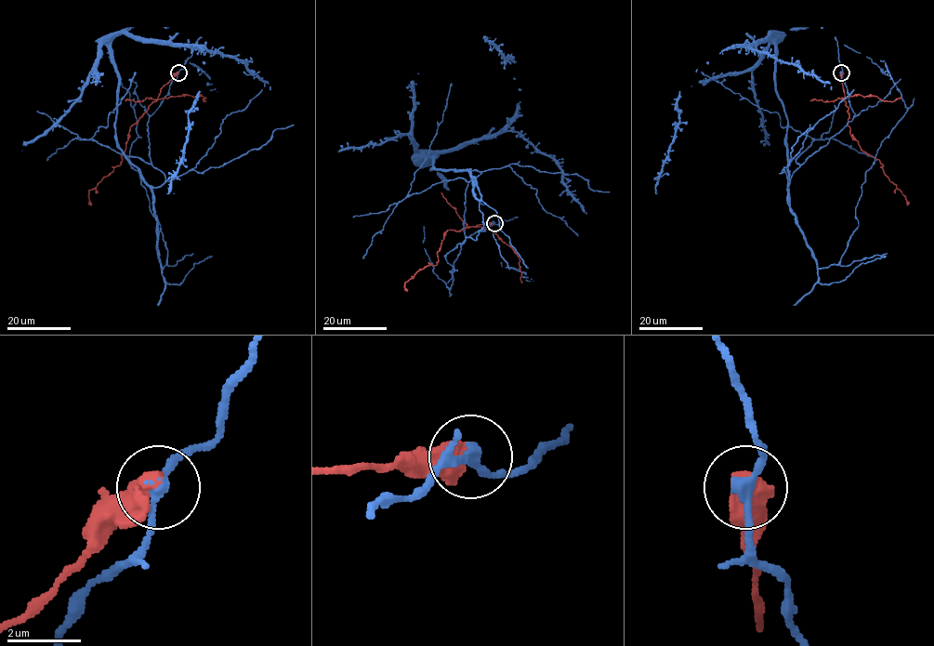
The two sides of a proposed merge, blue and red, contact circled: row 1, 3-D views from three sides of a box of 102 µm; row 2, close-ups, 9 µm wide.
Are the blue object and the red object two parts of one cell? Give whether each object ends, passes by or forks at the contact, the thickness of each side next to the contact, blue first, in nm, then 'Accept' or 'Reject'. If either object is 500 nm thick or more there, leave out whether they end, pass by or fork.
At the ring blue passes by. At the ring red ends. Thickness 260 nm (blue) against 440 nm. Reject

